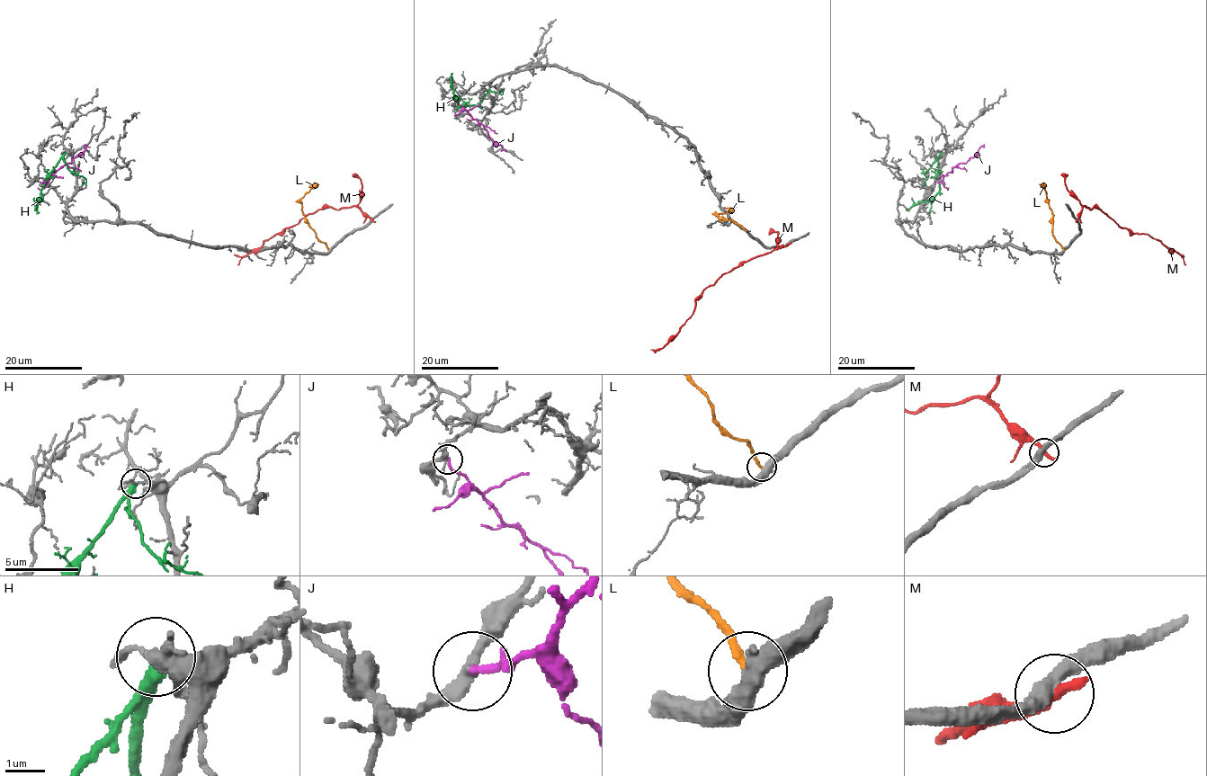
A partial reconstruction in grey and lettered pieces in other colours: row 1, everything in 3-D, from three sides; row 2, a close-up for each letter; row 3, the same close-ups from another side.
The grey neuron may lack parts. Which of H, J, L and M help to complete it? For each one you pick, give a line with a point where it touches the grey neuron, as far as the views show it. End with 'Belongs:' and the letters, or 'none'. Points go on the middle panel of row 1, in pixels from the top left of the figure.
J: contact (458, 102)
Belongs: J

